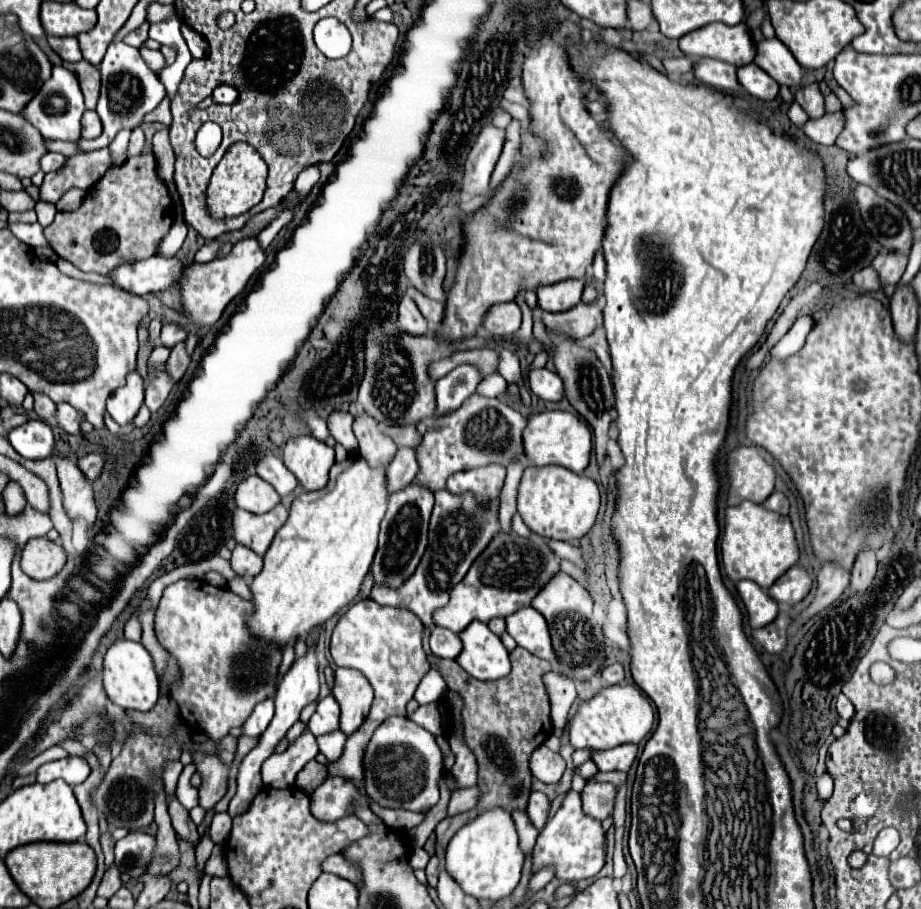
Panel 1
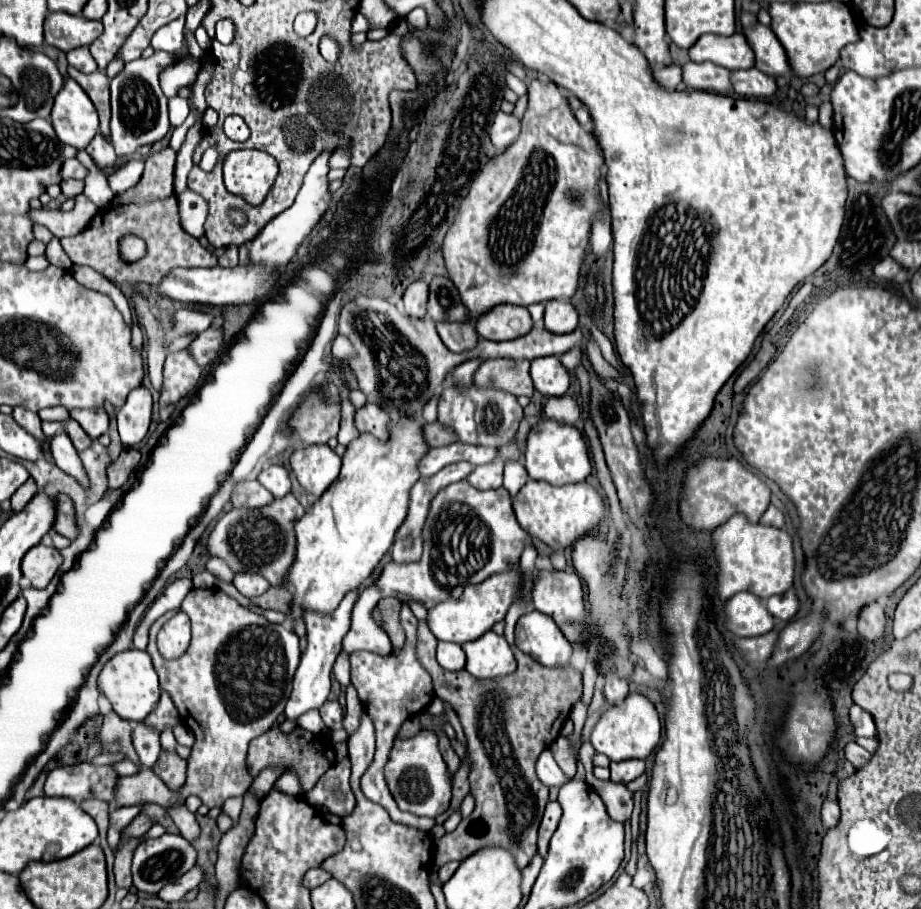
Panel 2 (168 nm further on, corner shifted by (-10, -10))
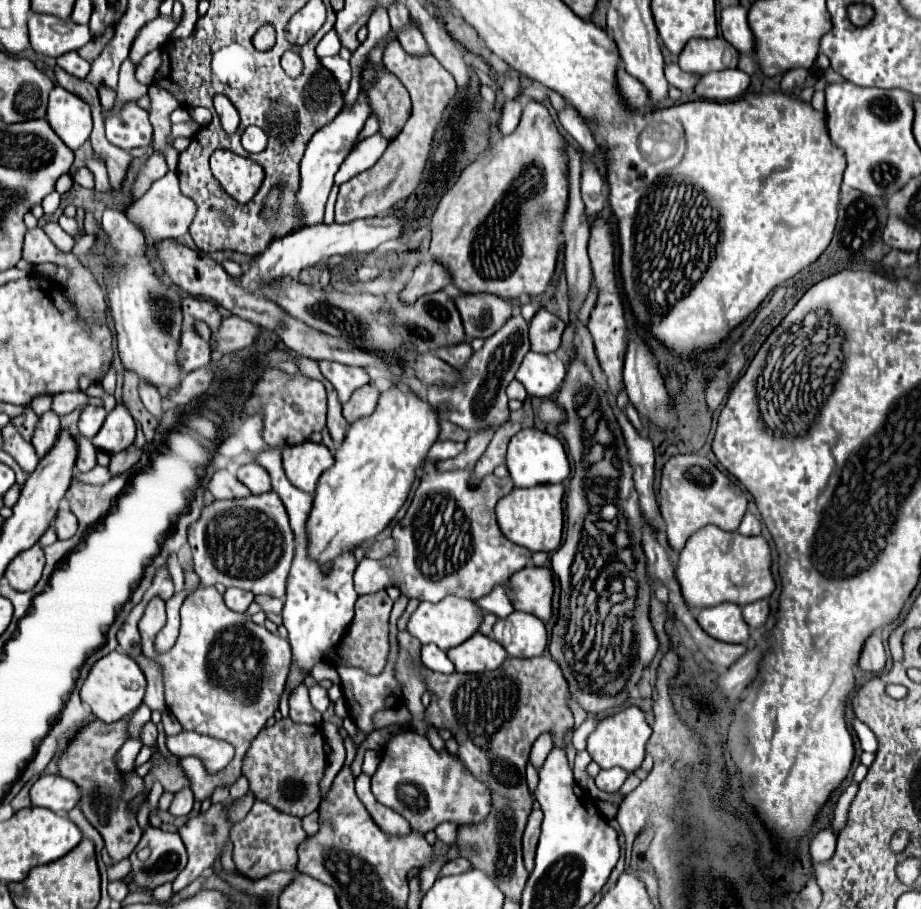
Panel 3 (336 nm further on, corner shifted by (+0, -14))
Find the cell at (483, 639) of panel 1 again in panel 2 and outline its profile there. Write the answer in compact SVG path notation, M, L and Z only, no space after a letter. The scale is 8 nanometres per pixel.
M491 630L485 632L485 636L463 644L461 648L467 654L465 670L475 678L507 676L517 668L513 650L507 640L503 636L493 634Z

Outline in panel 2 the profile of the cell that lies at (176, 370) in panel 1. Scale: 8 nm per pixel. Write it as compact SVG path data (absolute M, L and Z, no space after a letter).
M223 326L221 328L207 328L201 332L189 346L189 352L197 360L197 364L207 366L209 360L215 360L219 356L219 348L223 344Z

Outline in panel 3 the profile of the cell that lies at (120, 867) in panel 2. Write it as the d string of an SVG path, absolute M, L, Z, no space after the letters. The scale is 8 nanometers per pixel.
M101 720L91 722L85 726L71 742L71 746L65 750L65 754L59 760L59 774L73 780L81 788L81 810L85 818L99 830L99 834L105 840L105 848L113 862L121 862L129 858L133 848L141 840L141 828L133 816L133 812L127 808L127 802L121 798L121 774L113 762L115 752L125 744L127 740L127 720L119 720L113 724L105 724Z

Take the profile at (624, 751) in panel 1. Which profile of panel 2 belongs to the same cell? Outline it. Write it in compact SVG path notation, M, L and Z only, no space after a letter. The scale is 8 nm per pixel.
M623 760L611 762L611 780L619 784L629 784L645 772L645 760Z

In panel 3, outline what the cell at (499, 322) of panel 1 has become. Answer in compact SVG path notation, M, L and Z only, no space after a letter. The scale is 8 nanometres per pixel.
M461 294L455 304L469 340L493 336L513 316L513 306L493 294Z

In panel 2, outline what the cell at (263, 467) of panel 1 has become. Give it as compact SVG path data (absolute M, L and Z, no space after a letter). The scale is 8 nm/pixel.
M269 466L269 468L263 468L257 476L257 480L275 496L275 498L281 498L285 494L291 492L291 480L289 480L289 472L283 468L283 466Z

